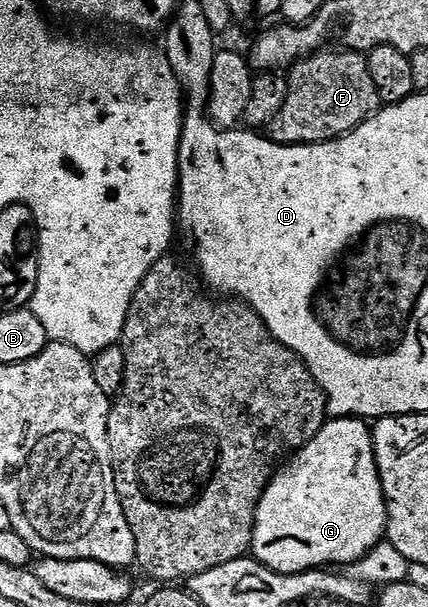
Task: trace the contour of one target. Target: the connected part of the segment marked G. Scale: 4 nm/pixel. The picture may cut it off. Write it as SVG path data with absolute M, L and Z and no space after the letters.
M339 416L327 419L326 424L316 434L316 438L312 438L312 442L308 442L301 450L293 453L275 471L274 475L270 477L270 484L264 490L264 494L260 498L258 509L256 510L250 552L253 559L257 560L259 564L264 565L265 568L271 568L273 572L279 572L287 576L288 574L296 574L297 572L308 572L311 568L350 565L354 560L364 558L374 547L383 543L385 535L386 499L384 498L384 490L382 489L380 474L376 466L376 458L374 457L374 433L371 425L357 416Z

